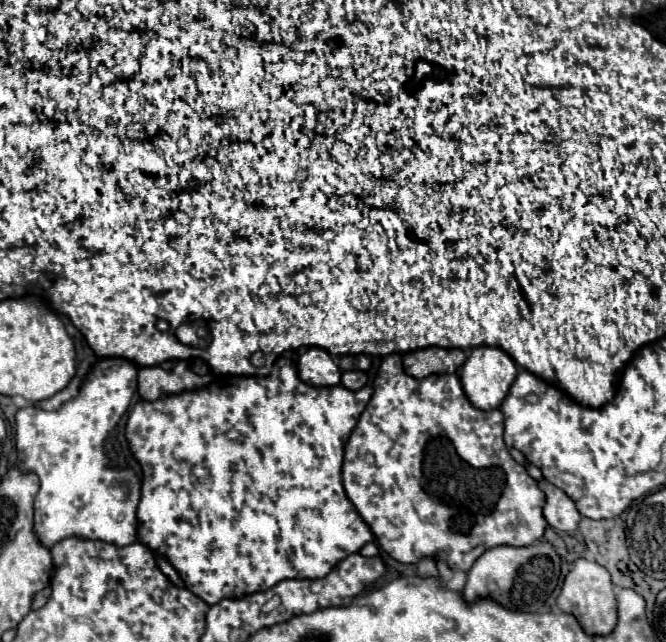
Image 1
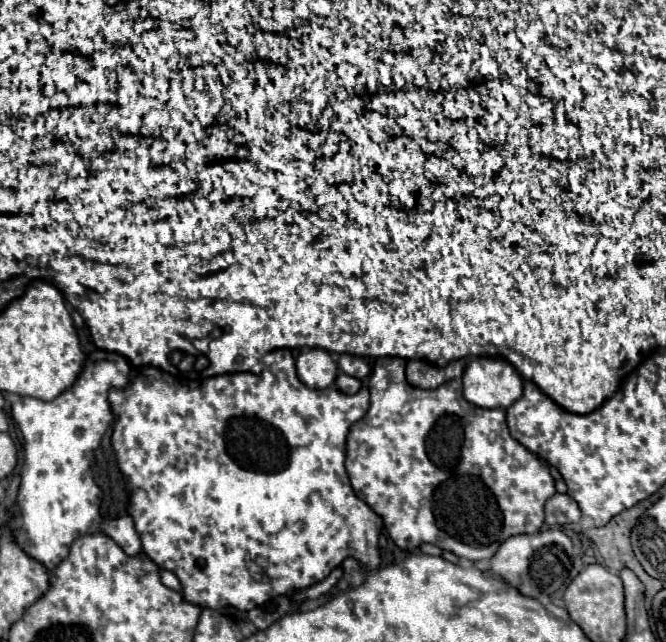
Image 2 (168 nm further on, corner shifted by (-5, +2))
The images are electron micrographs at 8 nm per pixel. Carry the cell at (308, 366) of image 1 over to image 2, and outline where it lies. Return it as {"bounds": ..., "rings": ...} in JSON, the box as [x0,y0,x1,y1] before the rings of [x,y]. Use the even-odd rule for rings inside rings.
{"bounds":[296,350,338,388],"rings":[[[306,350],[296,358],[296,372],[298,372],[298,362],[300,362],[300,374],[298,378],[308,386],[308,388],[328,388],[334,384],[334,378],[338,374],[338,366],[332,360],[332,356],[326,350]]]}

